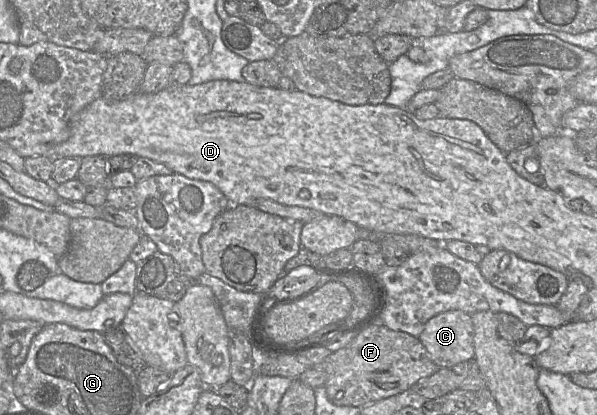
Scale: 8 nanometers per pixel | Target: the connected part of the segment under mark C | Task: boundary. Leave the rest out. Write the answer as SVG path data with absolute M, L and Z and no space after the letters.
M448 310L432 317L418 339L439 368L474 359L471 315L461 310Z

